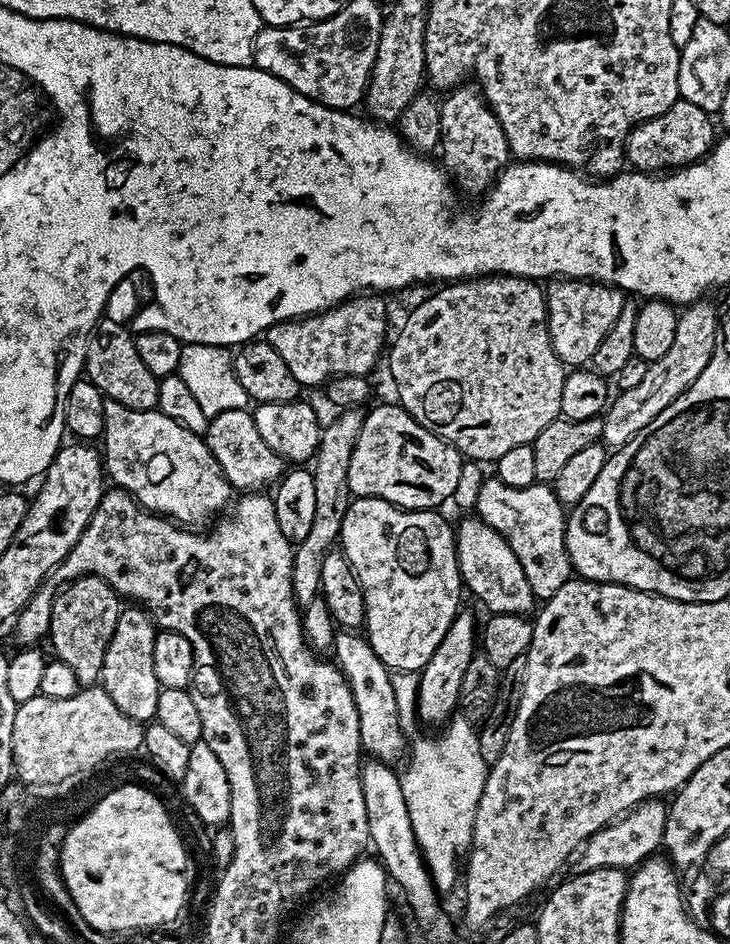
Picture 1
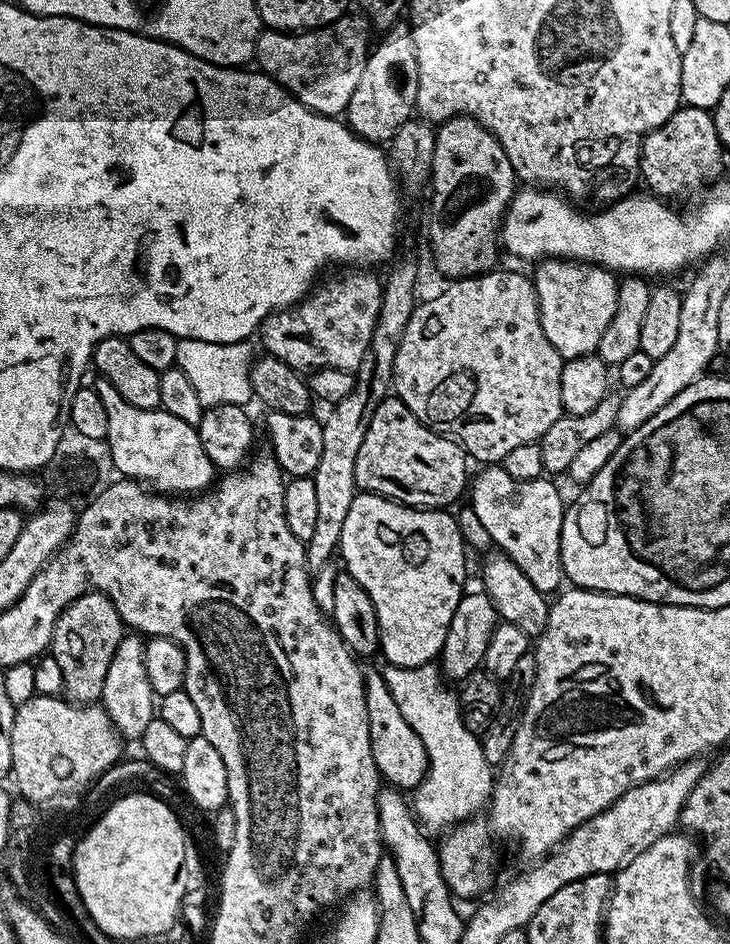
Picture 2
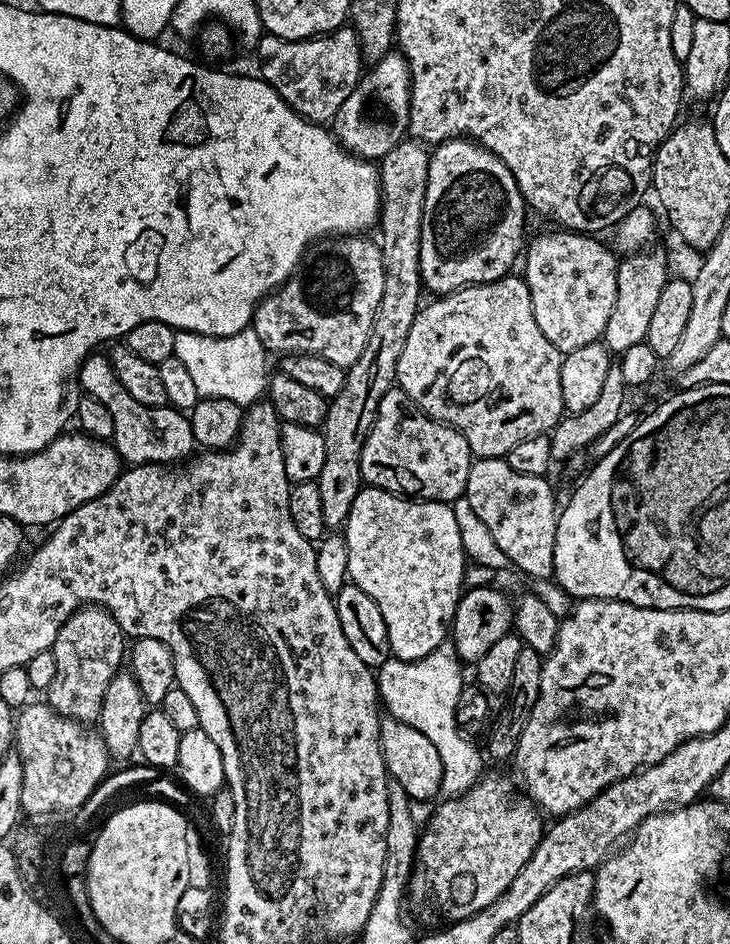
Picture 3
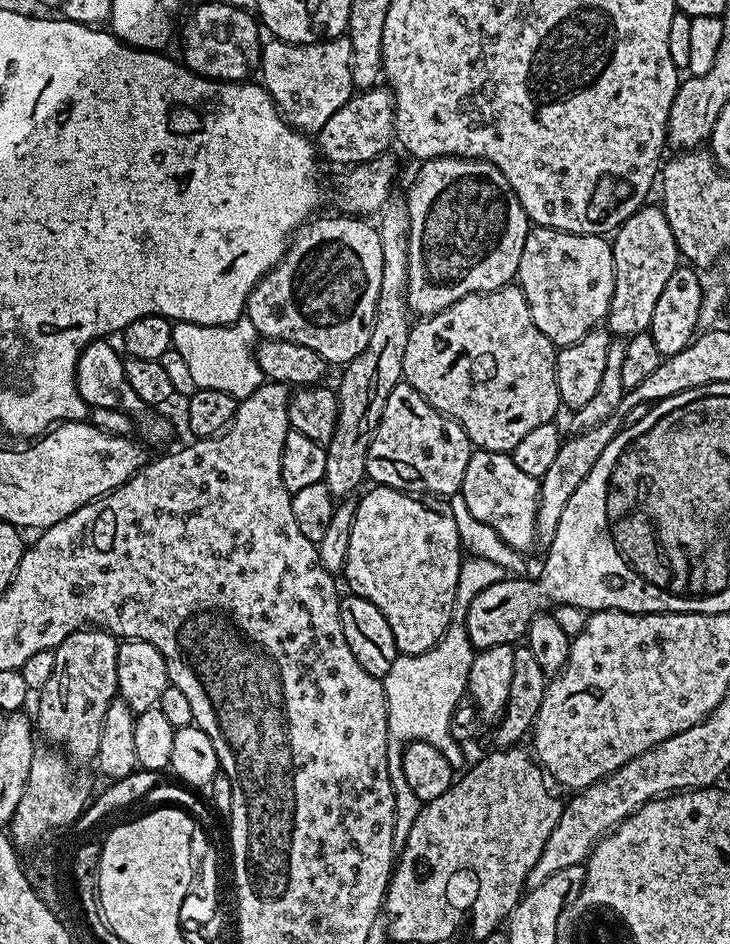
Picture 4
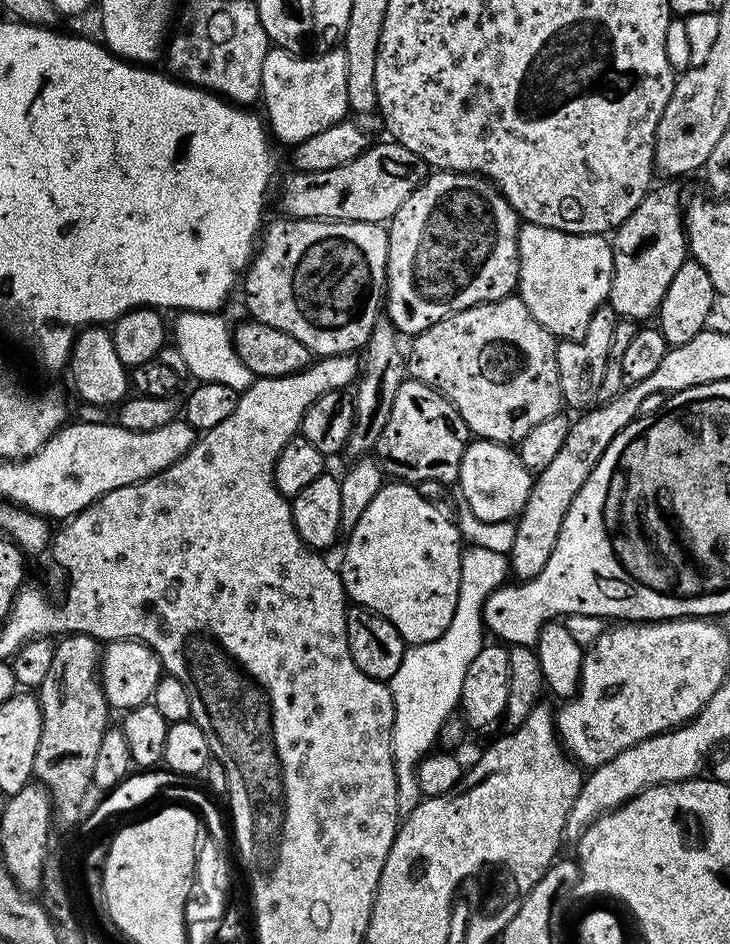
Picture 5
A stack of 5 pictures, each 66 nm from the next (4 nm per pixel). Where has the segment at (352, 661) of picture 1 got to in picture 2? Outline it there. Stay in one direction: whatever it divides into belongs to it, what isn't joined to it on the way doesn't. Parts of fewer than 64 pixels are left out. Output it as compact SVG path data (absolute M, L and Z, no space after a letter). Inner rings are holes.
M379 671L364 672L364 689L366 690L366 712L370 718L372 757L381 777L397 790L419 788L425 774L428 773L428 755L426 746L422 746L422 738L418 738L418 734L414 734L406 718L402 718L398 710L398 702L394 702L383 675Z

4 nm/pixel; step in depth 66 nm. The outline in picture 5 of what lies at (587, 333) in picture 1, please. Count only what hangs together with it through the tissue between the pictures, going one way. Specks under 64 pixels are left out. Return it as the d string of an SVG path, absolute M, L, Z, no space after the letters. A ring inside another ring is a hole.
M524 222L518 234L518 258L518 295L526 310L557 338L583 336L590 318L597 308L605 307L610 294L614 274L611 243L600 234L576 236Z

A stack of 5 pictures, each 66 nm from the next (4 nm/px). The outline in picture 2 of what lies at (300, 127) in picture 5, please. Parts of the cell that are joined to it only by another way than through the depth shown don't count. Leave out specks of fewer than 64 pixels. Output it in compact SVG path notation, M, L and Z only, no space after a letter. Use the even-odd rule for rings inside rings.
M352 10L340 16L334 22L324 24L320 28L310 28L299 32L282 32L279 30L261 31L260 37L256 39L256 54L254 57L259 71L276 80L280 85L295 98L302 102L310 110L314 110L323 116L339 117L345 111L362 79L362 70L366 70L370 43L368 39L374 36L373 29L368 23L367 16L359 11Z

